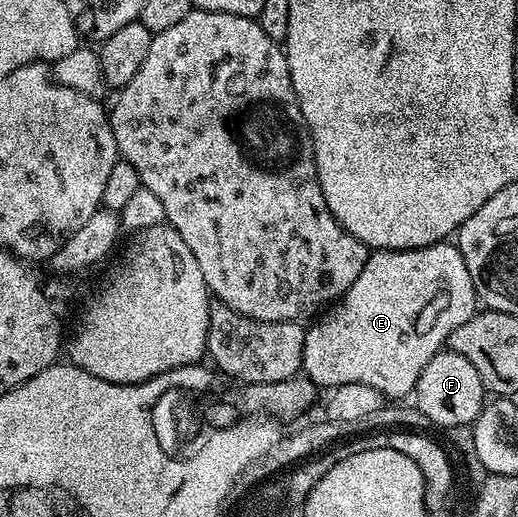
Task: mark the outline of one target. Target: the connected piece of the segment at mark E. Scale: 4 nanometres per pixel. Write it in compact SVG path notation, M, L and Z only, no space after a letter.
M456 243L428 244L426 248L412 248L411 250L370 251L367 262L359 273L359 278L355 278L355 282L351 282L351 286L341 295L340 300L336 301L328 310L322 311L308 325L305 345L303 346L303 362L301 363L304 375L308 376L321 390L332 390L344 384L362 384L379 390L382 396L386 398L405 396L408 392L410 395L416 389L417 379L423 370L423 366L427 366L427 362L431 362L433 355L446 347L449 335L457 330L459 326L463 326L463 322L467 322L472 316L476 316L478 311L477 291L471 282L471 274L467 272L467 262L463 262L463 254L458 250Z

